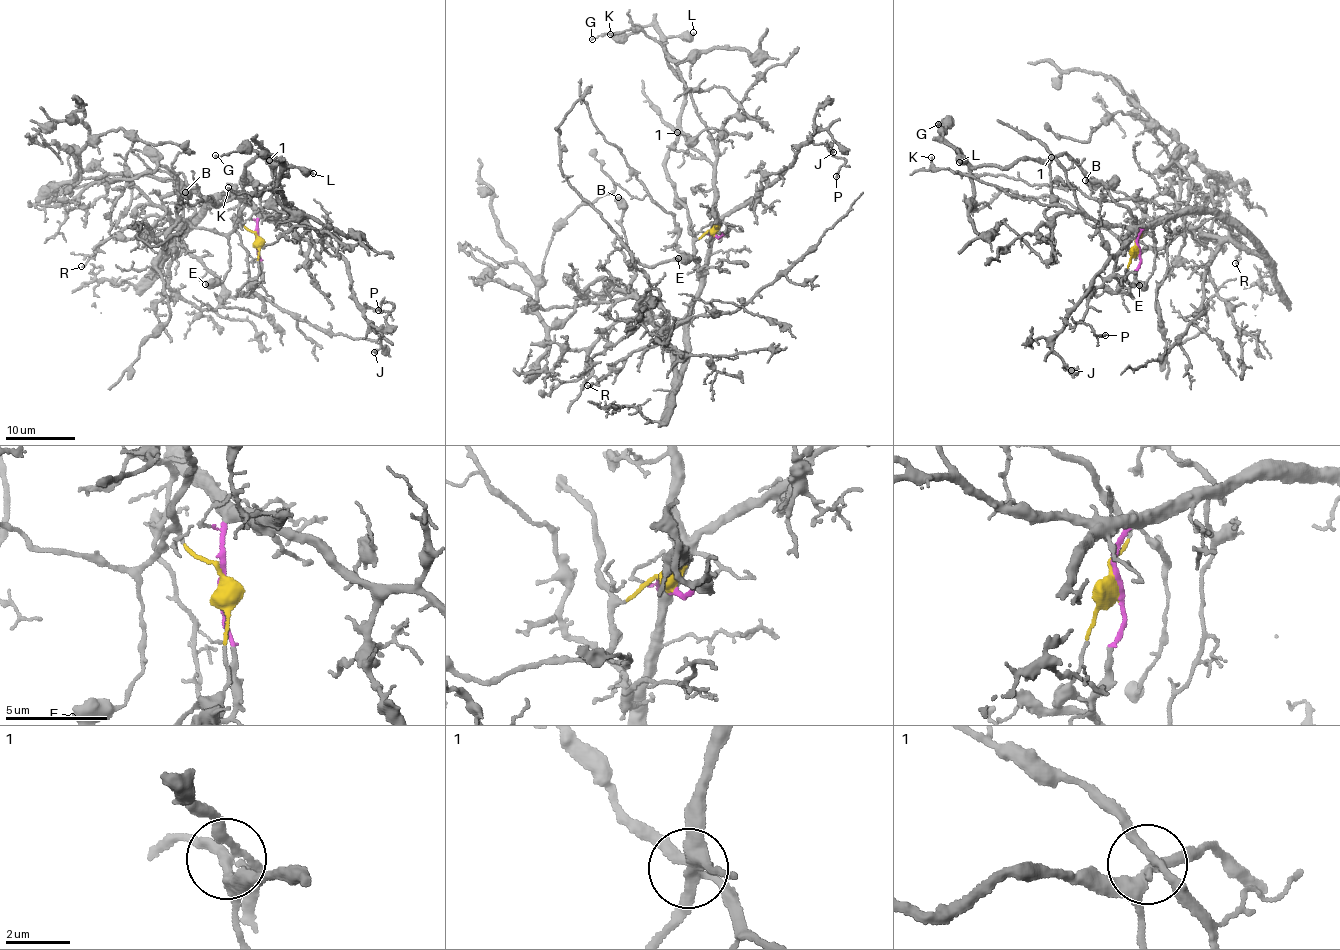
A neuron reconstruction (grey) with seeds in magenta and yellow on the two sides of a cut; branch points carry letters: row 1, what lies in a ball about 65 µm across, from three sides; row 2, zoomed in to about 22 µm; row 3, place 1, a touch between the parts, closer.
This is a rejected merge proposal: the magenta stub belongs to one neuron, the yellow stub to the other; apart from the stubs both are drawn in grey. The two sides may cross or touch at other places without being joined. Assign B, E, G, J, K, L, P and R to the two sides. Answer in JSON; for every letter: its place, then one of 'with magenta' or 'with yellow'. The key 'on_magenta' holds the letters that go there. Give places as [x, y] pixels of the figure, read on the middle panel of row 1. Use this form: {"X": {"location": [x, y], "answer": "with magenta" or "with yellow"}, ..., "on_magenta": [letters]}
{"B": {"location": [618, 197], "answer": "with yellow"}, "E": {"location": [678, 258], "answer": "with yellow"}, "G": {"location": [592, 39], "answer": "with yellow"}, "J": {"location": [833, 152], "answer": "with magenta"}, "K": {"location": [610, 34], "answer": "with magenta"}, "L": {"location": [693, 32], "answer": "with yellow"}, "P": {"location": [836, 176], "answer": "with magenta"}, "R": {"location": [587, 385], "answer": "with magenta"}, "on_magenta": ["J", "K", "P", "R"]}

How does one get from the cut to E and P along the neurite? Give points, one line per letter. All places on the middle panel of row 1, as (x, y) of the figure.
E: (713, 233), (709, 230), (695, 241), (691, 256), (700, 261), (694, 257), (678, 258)
P: (713, 233), (708, 230), (793, 164), (798, 148), (807, 143), (825, 143), (841, 158), (844, 164), (835, 177)

